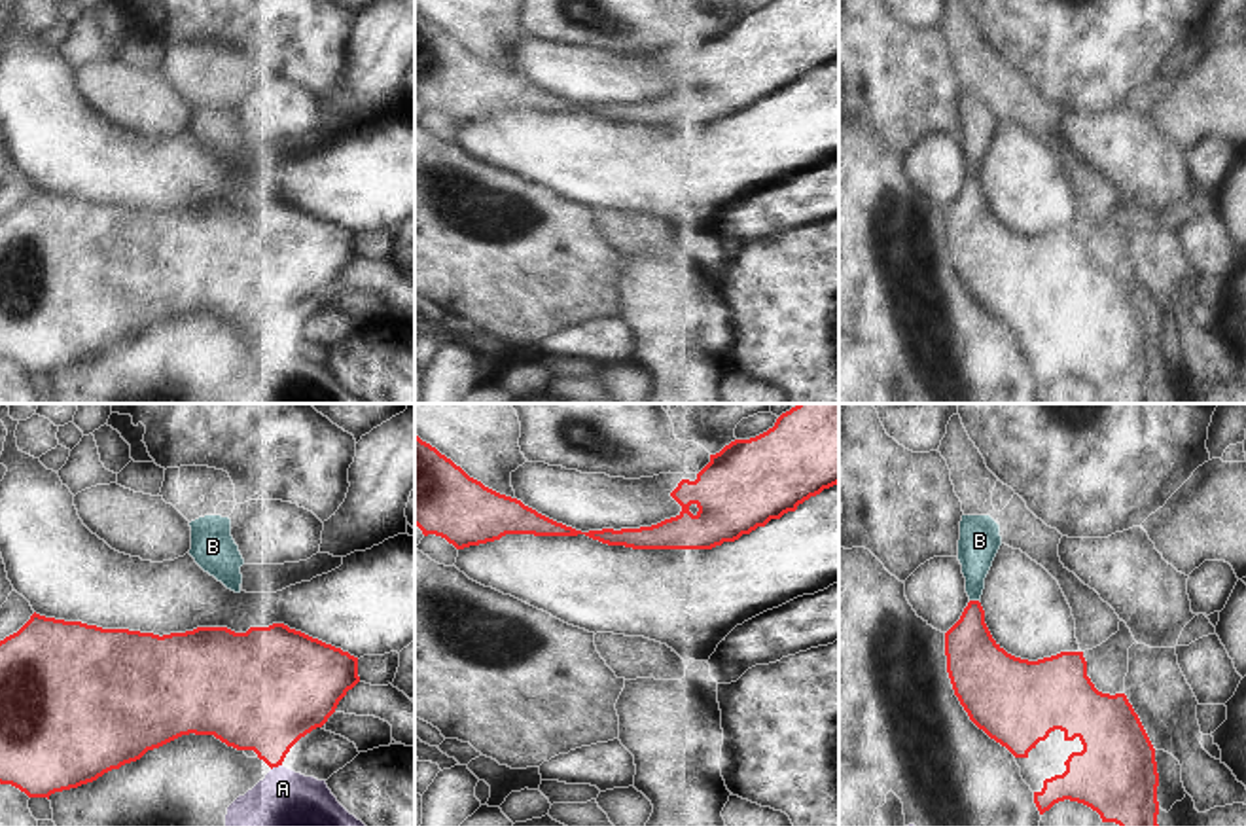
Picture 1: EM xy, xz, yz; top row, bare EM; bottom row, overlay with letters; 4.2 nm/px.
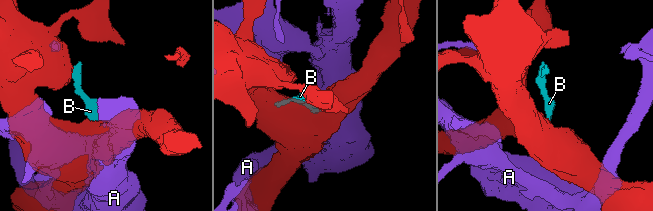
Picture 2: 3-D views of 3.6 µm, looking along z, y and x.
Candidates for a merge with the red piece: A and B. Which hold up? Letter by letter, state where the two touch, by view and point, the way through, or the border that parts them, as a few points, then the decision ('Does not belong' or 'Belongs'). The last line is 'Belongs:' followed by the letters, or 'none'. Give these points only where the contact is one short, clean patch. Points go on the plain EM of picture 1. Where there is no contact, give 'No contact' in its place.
A: Touches red at xy (275, 341). Does not belong
B: Touches red at yz (974, 177). Path across: yz (974, 235), (974, 177), (974, 144), (979, 118). Belongs
Belongs: B.

